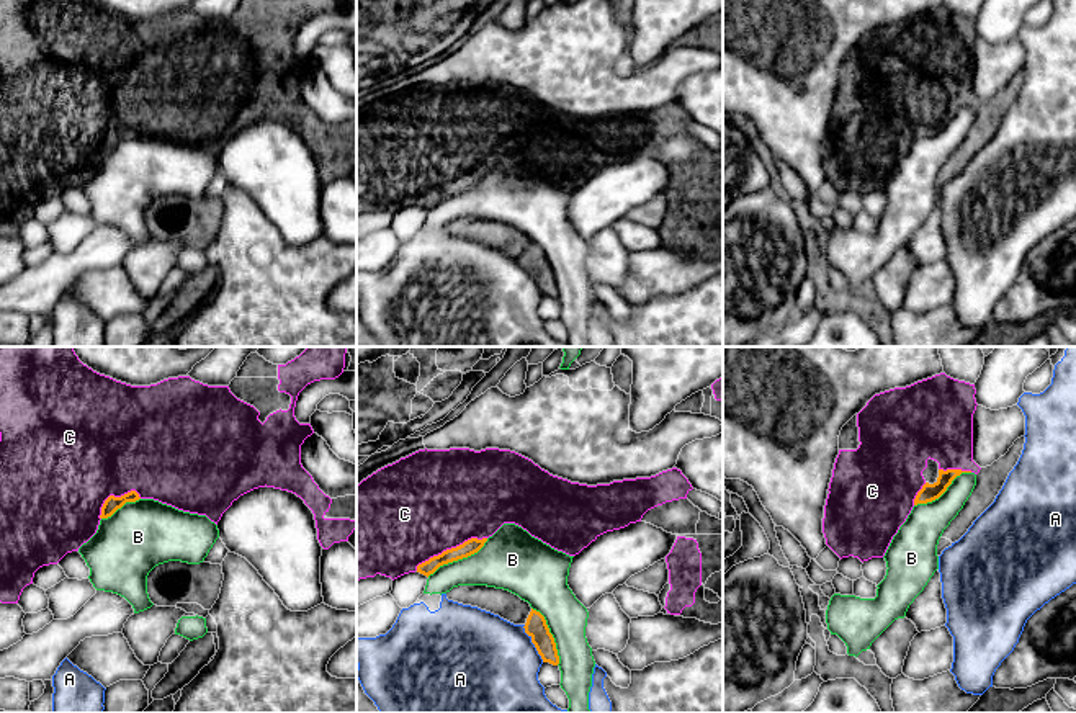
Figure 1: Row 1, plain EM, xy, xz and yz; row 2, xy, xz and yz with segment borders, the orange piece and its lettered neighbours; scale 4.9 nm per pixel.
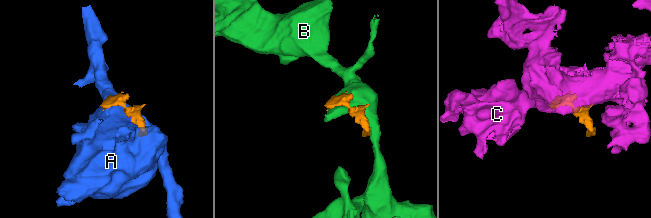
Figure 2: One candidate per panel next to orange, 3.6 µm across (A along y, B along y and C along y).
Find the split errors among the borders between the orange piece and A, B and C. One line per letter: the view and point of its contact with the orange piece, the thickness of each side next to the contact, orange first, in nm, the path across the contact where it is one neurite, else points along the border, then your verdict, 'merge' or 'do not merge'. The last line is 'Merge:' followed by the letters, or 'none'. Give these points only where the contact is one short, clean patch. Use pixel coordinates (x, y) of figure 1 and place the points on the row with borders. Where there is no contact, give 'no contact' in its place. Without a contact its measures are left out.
A: contact xz (532, 641); calibres 110 and 480 nm; do not merge
B: contact xz (458, 558); calibres 70 and 300 nm; do not merge
C: contact xz (452, 548); calibres 70 and 500 nm; merge
Merge: C

